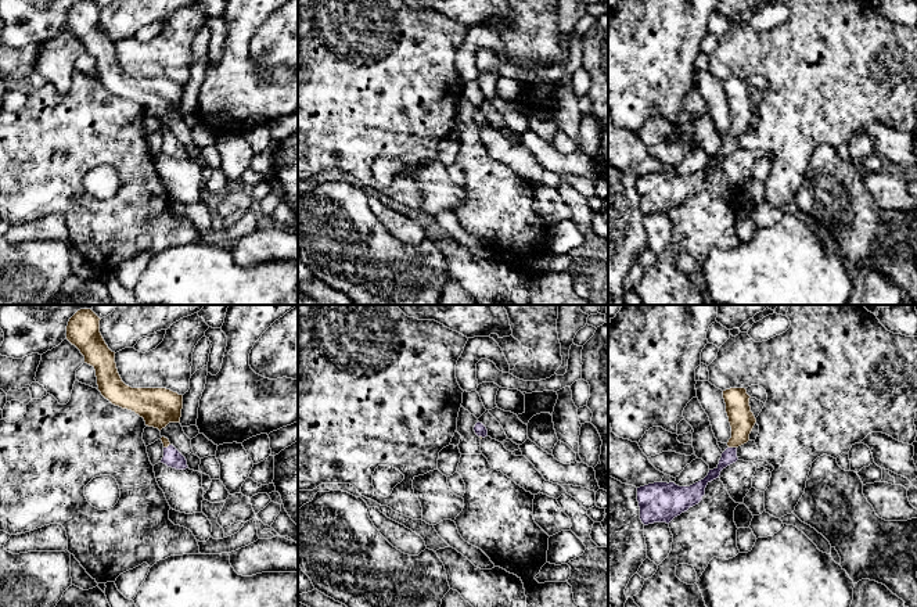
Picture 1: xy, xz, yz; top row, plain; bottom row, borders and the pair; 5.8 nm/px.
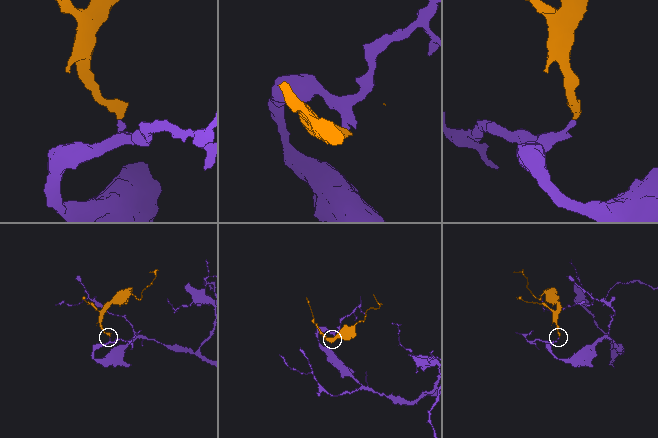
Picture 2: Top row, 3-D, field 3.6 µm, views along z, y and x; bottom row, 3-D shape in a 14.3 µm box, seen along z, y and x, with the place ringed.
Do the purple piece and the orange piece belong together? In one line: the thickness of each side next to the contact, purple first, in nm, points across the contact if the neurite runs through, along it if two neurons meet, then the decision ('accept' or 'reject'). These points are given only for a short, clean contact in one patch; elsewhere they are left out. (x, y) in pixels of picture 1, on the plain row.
calibres 90 and 150 nm; way yz (729, 146), (733, 137), (740, 125), (741, 108); accept

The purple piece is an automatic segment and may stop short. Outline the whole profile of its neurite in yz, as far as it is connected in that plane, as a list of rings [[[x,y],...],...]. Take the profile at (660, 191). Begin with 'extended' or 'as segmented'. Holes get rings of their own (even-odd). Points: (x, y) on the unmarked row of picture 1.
extended | [[[745,78],[723,80],[731,127],[727,132],[729,137],[722,143],[718,157],[709,159],[704,169],[690,176],[679,176],[675,172],[654,172],[637,177],[640,209],[644,215],[654,212],[669,213],[675,206],[698,194],[705,184],[706,175],[719,168],[723,158],[738,150],[737,137],[749,130],[749,123],[756,112],[751,101],[749,87]]]

